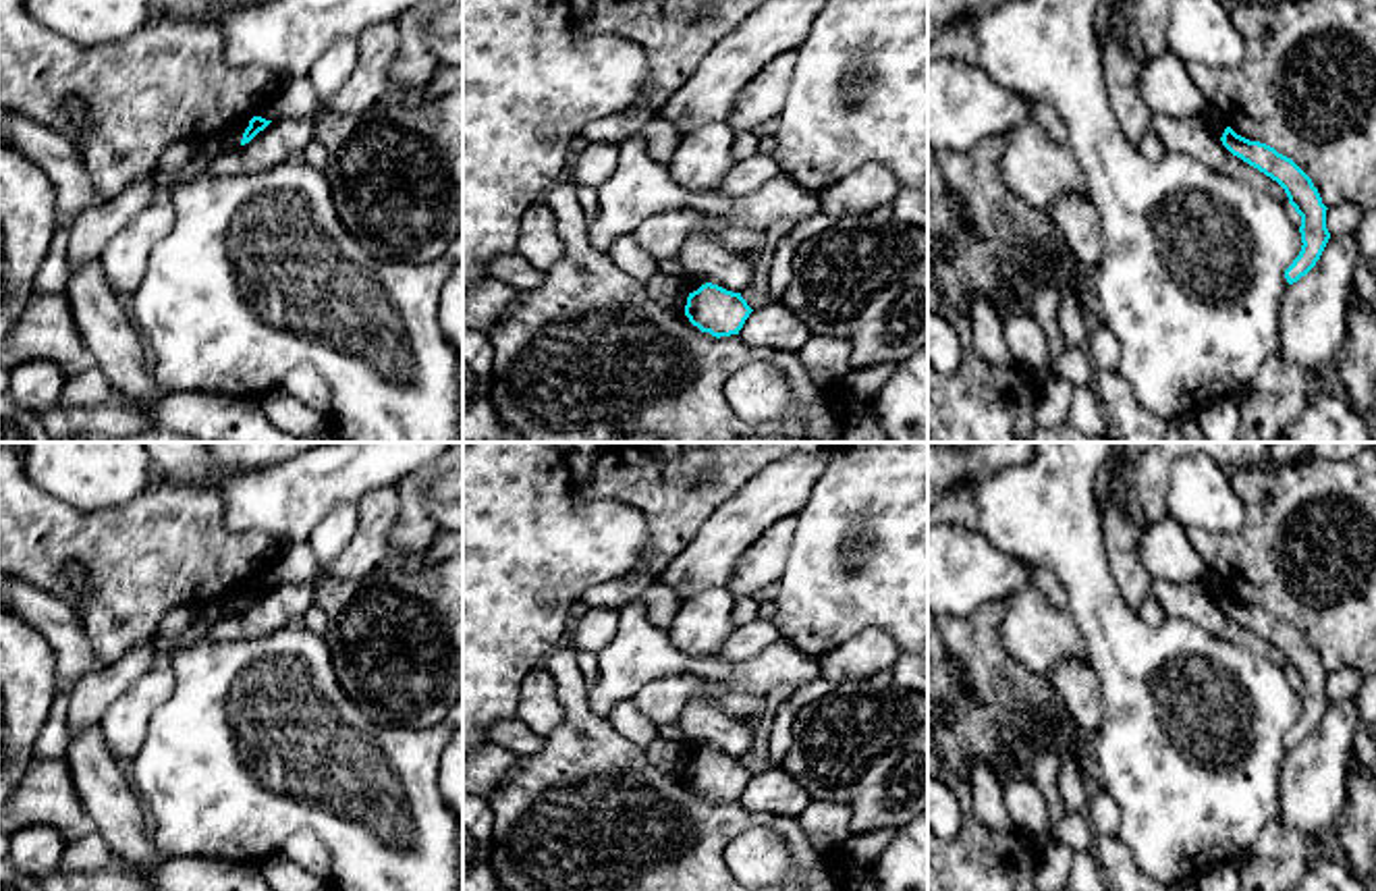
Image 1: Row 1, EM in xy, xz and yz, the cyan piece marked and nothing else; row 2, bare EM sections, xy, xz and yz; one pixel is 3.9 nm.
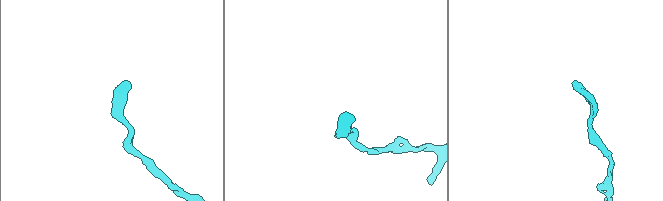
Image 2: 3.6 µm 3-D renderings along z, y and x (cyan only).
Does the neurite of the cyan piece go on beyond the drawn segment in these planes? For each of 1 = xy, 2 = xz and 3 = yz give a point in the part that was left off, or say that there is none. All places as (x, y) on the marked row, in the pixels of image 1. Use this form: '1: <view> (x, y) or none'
1: none
2: none
3: none

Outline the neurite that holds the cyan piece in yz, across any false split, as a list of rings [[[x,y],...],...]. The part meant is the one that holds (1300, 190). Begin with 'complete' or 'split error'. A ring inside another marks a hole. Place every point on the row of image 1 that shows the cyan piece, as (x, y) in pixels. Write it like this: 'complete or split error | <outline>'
complete | [[[1231,127],[1224,129],[1220,141],[1233,156],[1276,181],[1285,189],[1289,204],[1301,216],[1299,233],[1303,245],[1299,255],[1285,270],[1287,282],[1297,282],[1316,266],[1330,239],[1326,228],[1328,208],[1322,204],[1312,179],[1291,158],[1278,154],[1274,147],[1249,141],[1237,135]]]

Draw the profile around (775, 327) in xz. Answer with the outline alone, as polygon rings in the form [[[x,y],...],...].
[[[772,301],[749,314],[739,336],[749,347],[764,347],[774,355],[785,355],[797,353],[809,339],[809,330],[785,303]]]

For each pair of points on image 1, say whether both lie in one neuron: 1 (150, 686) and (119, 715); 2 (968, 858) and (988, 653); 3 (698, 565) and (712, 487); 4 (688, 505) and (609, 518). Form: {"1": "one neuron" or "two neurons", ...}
{"1": "one neuron", "2": "one neuron", "3": "two neurons", "4": "two neurons"}

